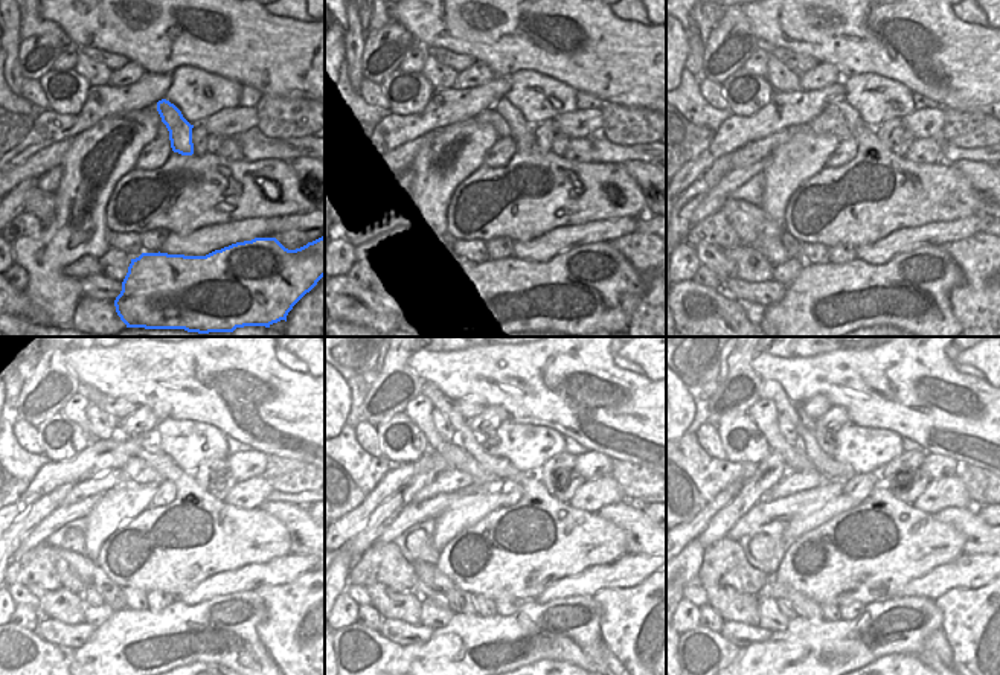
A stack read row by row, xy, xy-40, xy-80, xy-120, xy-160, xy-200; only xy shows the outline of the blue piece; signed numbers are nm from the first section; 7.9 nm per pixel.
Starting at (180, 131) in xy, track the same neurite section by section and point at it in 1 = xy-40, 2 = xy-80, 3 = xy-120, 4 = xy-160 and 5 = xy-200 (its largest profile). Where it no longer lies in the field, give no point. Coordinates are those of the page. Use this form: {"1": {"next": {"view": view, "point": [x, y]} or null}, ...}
{"1": {"next": {"view": "xy-40", "point": [522, 131]}}, "2": {"next": {"view": "xy-80", "point": [840, 105]}}, "3": {"next": {"view": "xy-120", "point": [150, 442]}}, "4": {"next": {"view": "xy-160", "point": [488, 441]}}, "5": {"next": {"view": "xy-200", "point": [826, 439]}}}

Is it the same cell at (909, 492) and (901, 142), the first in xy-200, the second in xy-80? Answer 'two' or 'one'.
one

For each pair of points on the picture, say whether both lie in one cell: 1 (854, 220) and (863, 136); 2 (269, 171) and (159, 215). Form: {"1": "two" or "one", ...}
{"1": "one", "2": "one"}

